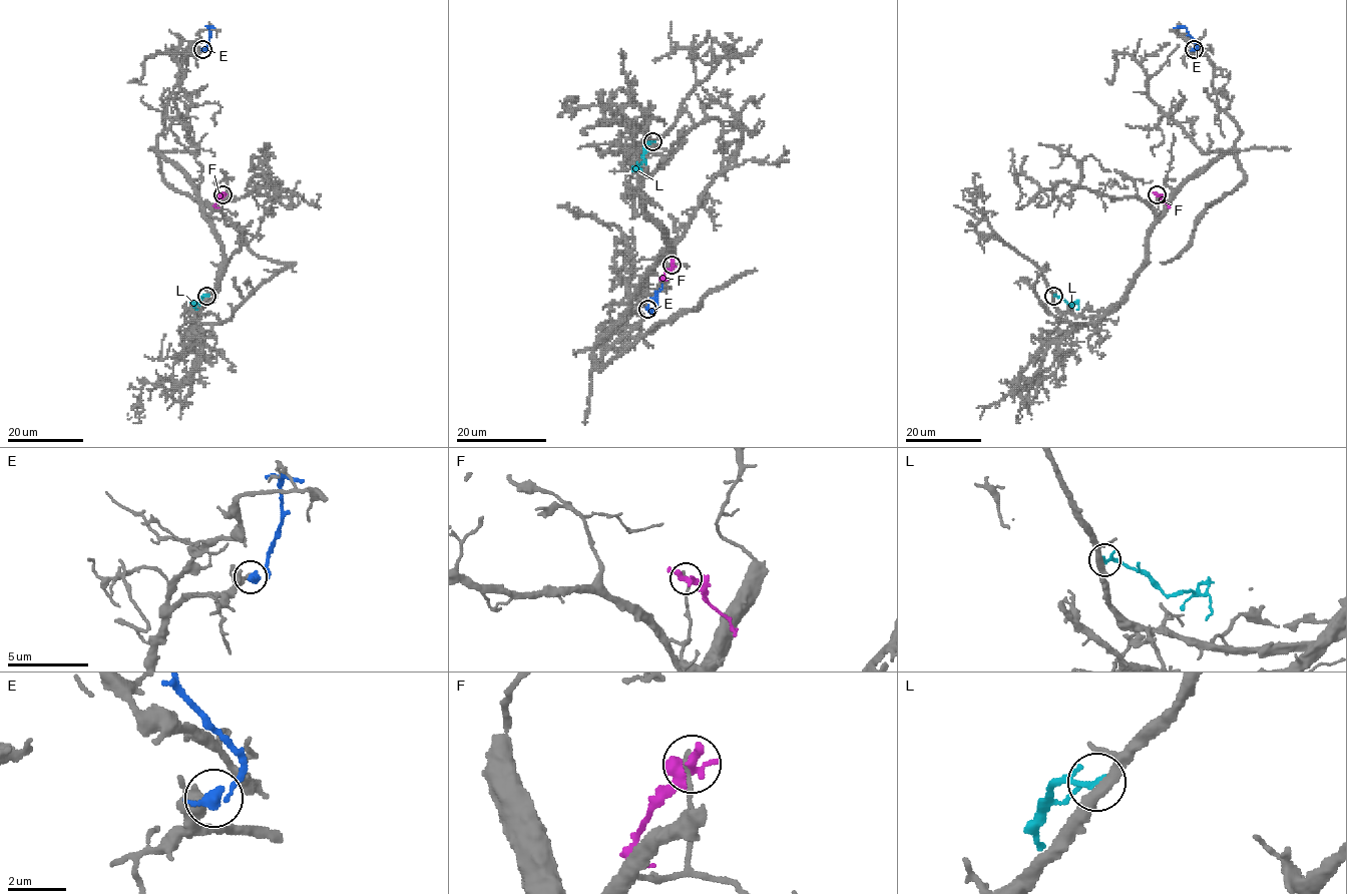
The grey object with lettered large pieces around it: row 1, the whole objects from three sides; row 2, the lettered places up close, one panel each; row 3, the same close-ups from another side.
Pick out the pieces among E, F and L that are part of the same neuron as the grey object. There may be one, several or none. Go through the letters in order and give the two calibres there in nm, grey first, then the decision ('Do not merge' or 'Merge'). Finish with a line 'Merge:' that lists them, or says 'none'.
E: Thickness 400 nm (grey) against 480 nm. Do not merge
F: Thickness 170 nm (grey) against 320 nm. Do not merge
L: Thickness 380 nm (grey) against 140 nm. Do not merge
Merge: none

